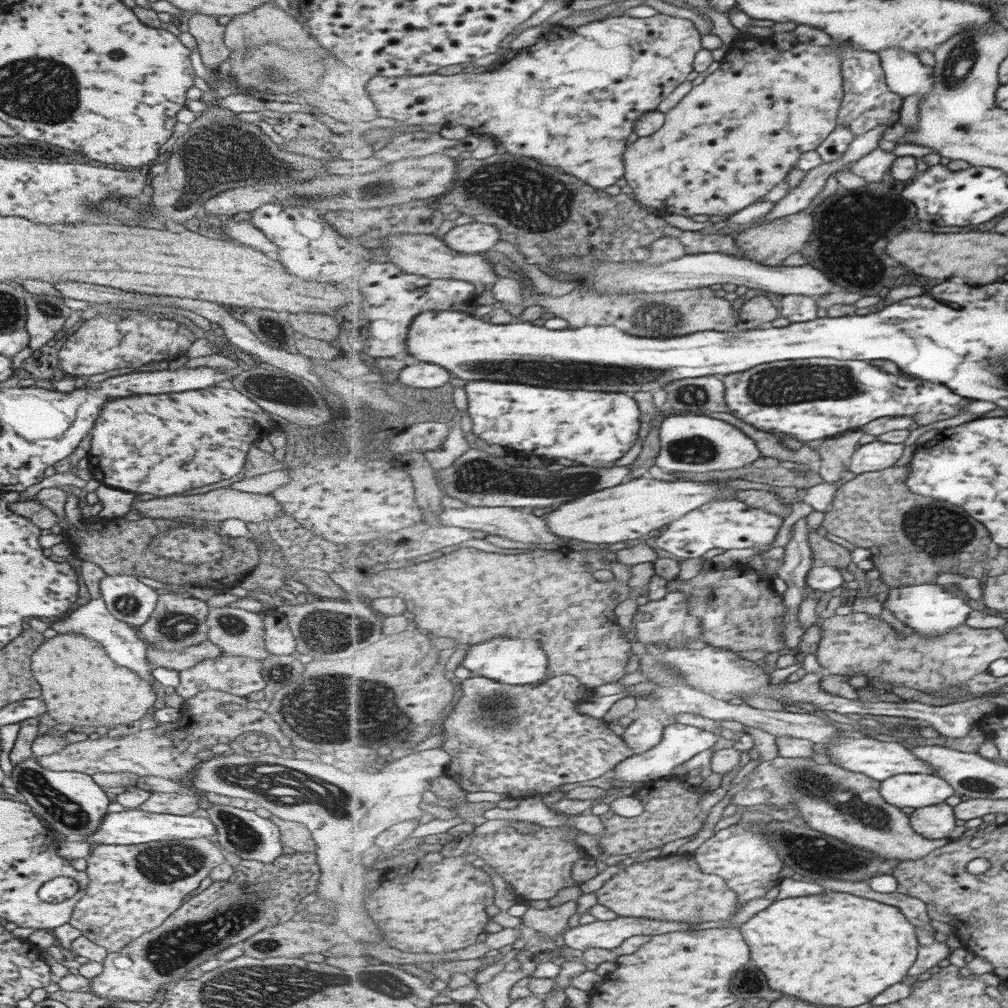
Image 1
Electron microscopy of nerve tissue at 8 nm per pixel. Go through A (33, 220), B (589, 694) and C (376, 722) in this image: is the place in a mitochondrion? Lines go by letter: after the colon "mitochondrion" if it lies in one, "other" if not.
A: other
B: other
C: mitochondrion

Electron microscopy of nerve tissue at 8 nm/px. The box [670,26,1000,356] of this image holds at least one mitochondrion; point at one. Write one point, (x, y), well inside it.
(961, 58)

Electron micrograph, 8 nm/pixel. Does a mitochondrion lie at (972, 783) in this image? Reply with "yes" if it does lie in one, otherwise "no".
yes

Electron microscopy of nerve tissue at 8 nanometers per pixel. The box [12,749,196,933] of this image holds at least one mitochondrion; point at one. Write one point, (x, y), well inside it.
(66, 811)

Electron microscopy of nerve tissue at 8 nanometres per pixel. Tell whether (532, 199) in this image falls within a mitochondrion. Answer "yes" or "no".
yes

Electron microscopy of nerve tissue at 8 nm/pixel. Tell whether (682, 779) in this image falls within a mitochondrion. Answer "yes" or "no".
no

